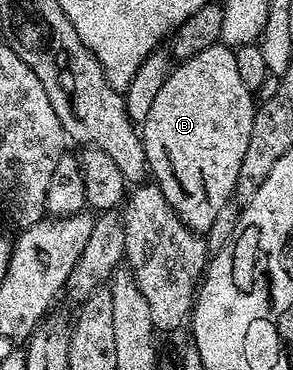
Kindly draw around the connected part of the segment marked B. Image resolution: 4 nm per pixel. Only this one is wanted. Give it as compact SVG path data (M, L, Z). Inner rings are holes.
M222 42L209 46L209 50L201 50L201 54L193 54L193 58L178 61L165 78L165 86L157 90L149 118L141 125L149 176L191 231L207 233L217 214L232 203L237 174L241 174L241 161L249 147L249 134L253 134L256 107L256 97L247 89L237 70L235 49Z

